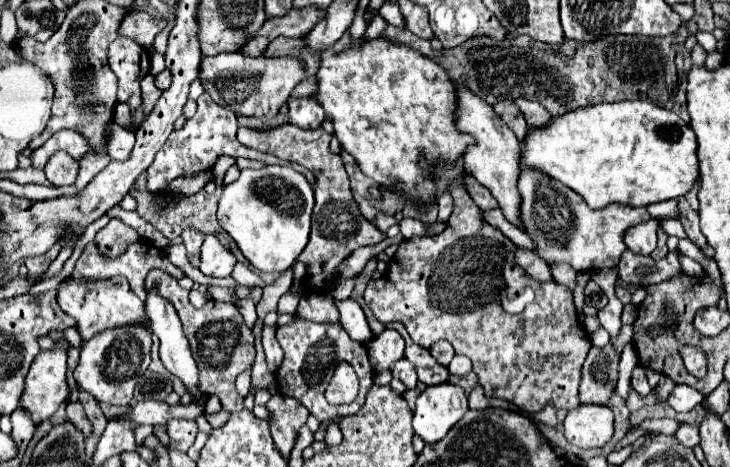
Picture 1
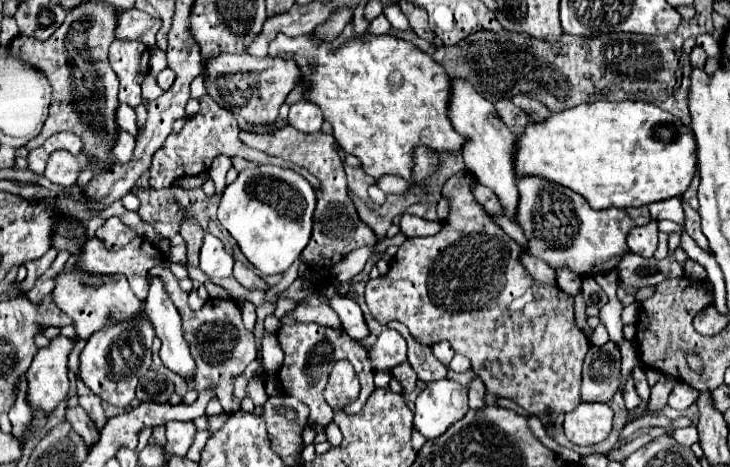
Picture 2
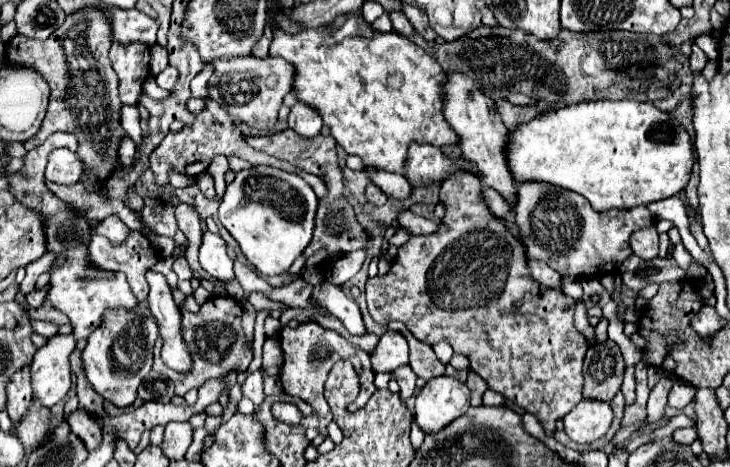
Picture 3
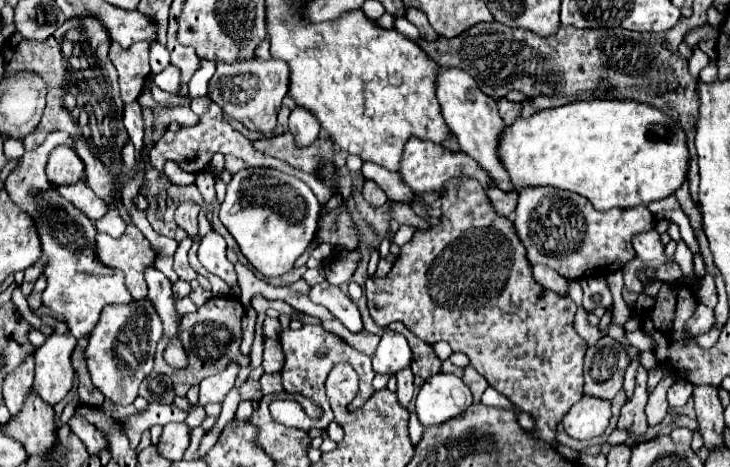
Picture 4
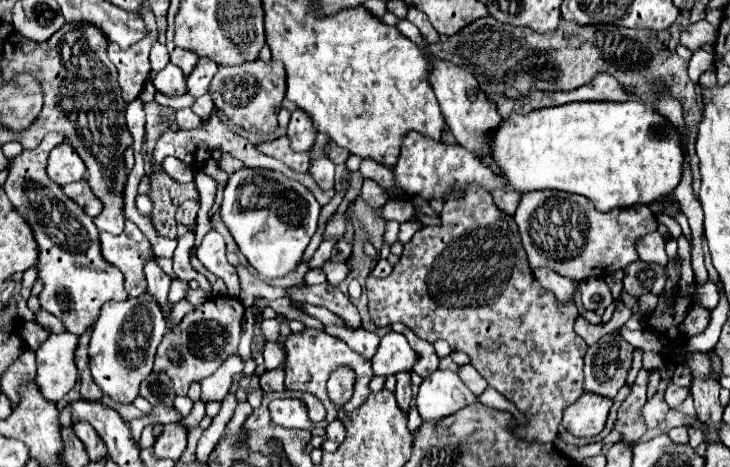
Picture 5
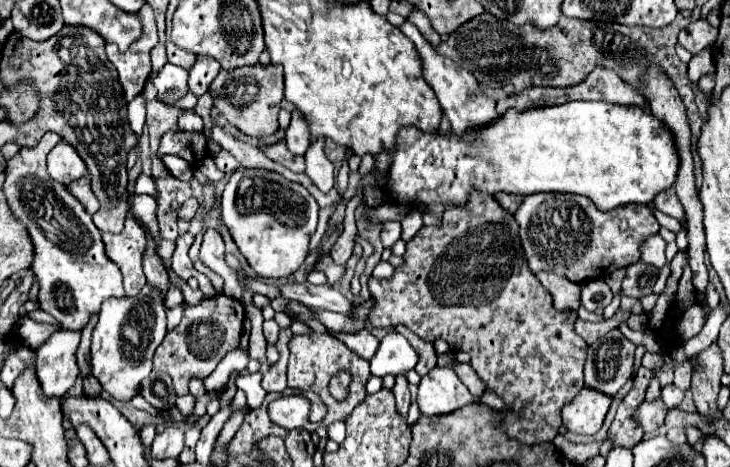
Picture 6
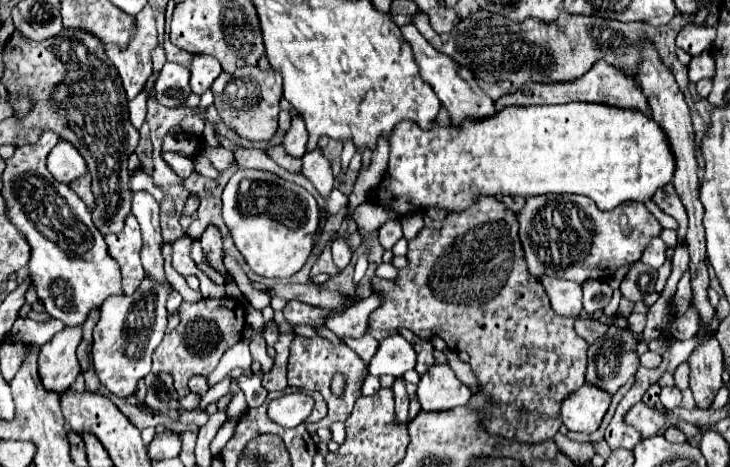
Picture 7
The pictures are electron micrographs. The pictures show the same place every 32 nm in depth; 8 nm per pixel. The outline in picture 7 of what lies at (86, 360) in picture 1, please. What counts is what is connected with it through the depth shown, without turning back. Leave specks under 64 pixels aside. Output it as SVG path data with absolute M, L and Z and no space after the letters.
M148 276L132 296L112 296L100 306L100 320L94 328L92 364L100 382L118 398L134 394L136 384L150 374L152 354L164 338L166 330L166 300L172 286L160 284Z

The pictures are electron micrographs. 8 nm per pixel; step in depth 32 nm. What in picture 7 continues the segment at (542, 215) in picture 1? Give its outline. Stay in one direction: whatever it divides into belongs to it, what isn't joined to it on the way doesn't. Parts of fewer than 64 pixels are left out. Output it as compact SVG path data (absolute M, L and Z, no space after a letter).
M530 196L516 216L520 222L520 242L532 276L560 276L576 284L600 280L592 274L608 276L608 270L638 262L644 244L662 232L660 222L644 204L620 204L620 208L612 212L600 212L596 204L584 196Z

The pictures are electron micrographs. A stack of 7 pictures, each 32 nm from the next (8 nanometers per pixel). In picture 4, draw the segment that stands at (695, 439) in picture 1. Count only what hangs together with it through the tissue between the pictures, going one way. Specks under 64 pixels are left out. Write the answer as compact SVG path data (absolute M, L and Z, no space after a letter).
M674 428L672 434L670 434L670 438L674 442L680 442L680 444L690 444L692 442L692 436L694 436L694 432L688 430L688 428Z

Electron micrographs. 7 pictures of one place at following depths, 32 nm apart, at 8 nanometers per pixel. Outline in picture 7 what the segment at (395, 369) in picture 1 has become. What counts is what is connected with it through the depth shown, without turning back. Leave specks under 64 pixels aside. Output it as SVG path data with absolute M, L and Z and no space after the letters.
M396 378L394 386L392 386L392 392L396 392L396 418L400 422L406 422L408 420L410 398L408 398L408 392L406 392L406 386L404 386L402 378Z

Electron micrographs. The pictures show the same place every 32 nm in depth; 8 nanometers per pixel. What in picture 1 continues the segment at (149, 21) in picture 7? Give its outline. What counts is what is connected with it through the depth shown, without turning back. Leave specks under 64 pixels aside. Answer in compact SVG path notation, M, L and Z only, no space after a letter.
M116 38L108 48L108 66L118 78L118 102L138 108L140 98L140 80L150 70L148 50L134 40Z

